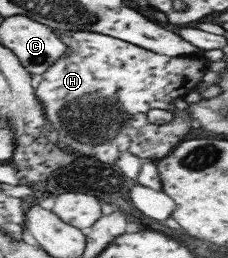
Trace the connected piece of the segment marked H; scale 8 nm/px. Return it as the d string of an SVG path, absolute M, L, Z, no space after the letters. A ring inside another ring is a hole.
M63 31L57 32L57 37L67 49L63 51L63 55L59 59L55 59L54 63L51 63L50 67L41 74L41 82L37 85L37 89L34 91L35 98L43 104L43 114L45 114L45 120L51 127L51 130L57 136L59 143L63 143L65 146L74 146L74 153L76 155L89 155L89 157L97 157L101 161L107 161L107 163L115 163L115 159L119 156L119 152L131 152L131 154L136 155L140 158L145 158L147 161L156 161L165 157L175 146L185 139L187 132L193 128L194 118L189 115L187 111L179 110L173 106L173 100L182 99L183 96L189 92L194 91L198 83L202 82L202 76L207 71L206 62L207 60L203 56L203 52L200 50L197 55L181 56L175 58L165 57L165 55L159 55L153 53L153 51L147 51L143 47L137 47L121 41L121 39L111 39L107 35L99 35L99 33L89 33L89 31ZM151 109L164 109L167 111L172 111L172 121L164 126L154 126L146 121L146 113Z

